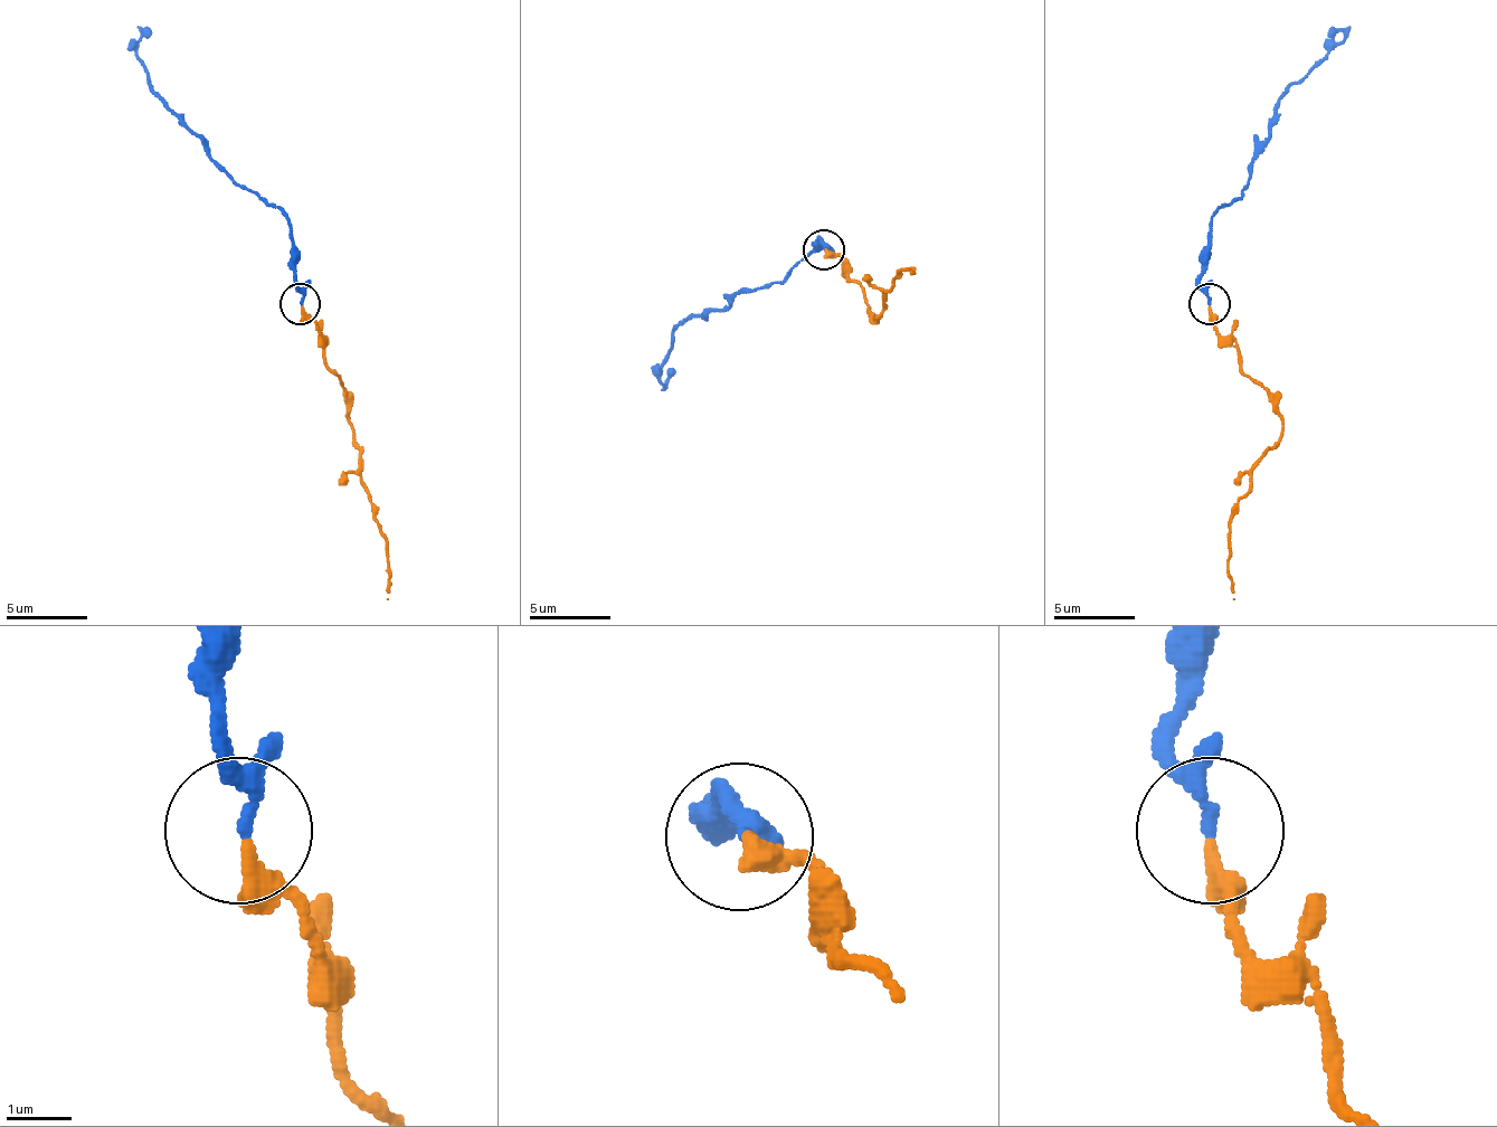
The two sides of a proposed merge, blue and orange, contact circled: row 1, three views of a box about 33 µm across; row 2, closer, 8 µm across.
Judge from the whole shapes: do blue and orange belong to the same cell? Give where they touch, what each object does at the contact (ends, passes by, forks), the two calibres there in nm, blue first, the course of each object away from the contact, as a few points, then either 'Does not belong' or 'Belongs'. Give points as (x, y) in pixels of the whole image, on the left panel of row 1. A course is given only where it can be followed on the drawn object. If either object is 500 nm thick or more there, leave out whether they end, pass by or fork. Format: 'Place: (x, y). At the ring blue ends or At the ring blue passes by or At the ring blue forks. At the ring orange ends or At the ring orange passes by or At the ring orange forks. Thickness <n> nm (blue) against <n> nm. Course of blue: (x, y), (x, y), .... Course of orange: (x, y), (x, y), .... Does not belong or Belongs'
Place: (300, 303). At the ring blue passes by. At the ring orange ends. Thickness 150 nm (blue) against 320 nm. Course of blue: (301, 302), (289, 221), (247, 192), (150, 86), (138, 54), (142, 29), (150, 38). Course of orange: (301, 306), (321, 335), (353, 425), (362, 473), (390, 564), (386, 599). Belongs

